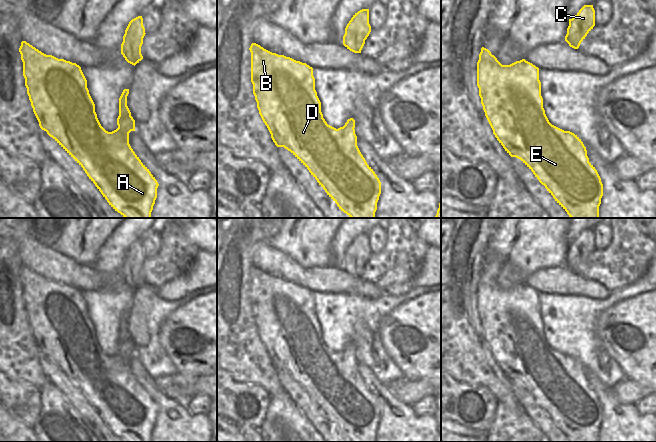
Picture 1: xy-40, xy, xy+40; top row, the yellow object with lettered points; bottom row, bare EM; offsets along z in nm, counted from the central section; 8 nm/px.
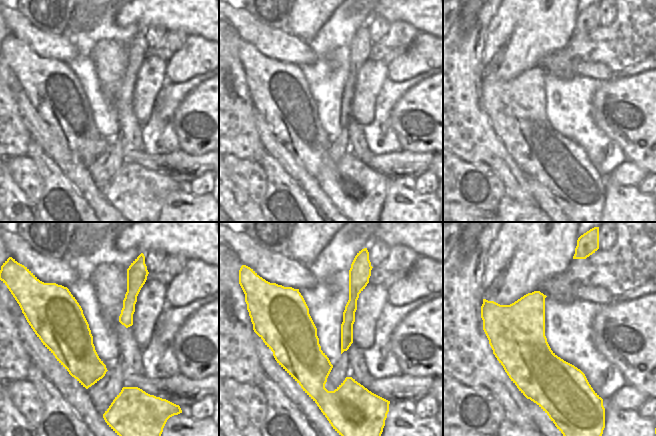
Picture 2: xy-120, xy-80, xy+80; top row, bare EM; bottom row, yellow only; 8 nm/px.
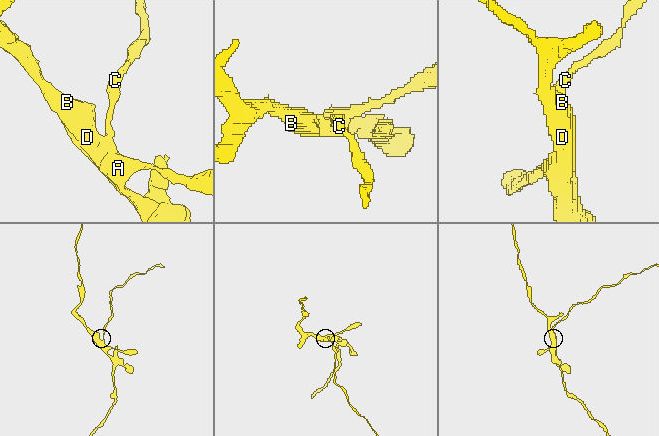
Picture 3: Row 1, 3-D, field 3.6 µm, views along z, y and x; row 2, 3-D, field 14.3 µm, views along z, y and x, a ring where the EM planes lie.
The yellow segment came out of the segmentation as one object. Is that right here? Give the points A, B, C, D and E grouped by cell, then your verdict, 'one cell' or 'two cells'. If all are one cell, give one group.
groups A B D E / C; two cells

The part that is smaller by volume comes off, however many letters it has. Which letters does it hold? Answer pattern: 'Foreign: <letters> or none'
Foreign: C.

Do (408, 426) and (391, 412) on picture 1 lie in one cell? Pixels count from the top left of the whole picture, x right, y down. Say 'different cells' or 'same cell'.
same cell

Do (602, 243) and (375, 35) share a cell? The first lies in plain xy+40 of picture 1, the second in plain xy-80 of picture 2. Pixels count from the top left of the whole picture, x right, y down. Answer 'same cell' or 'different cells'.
same cell

